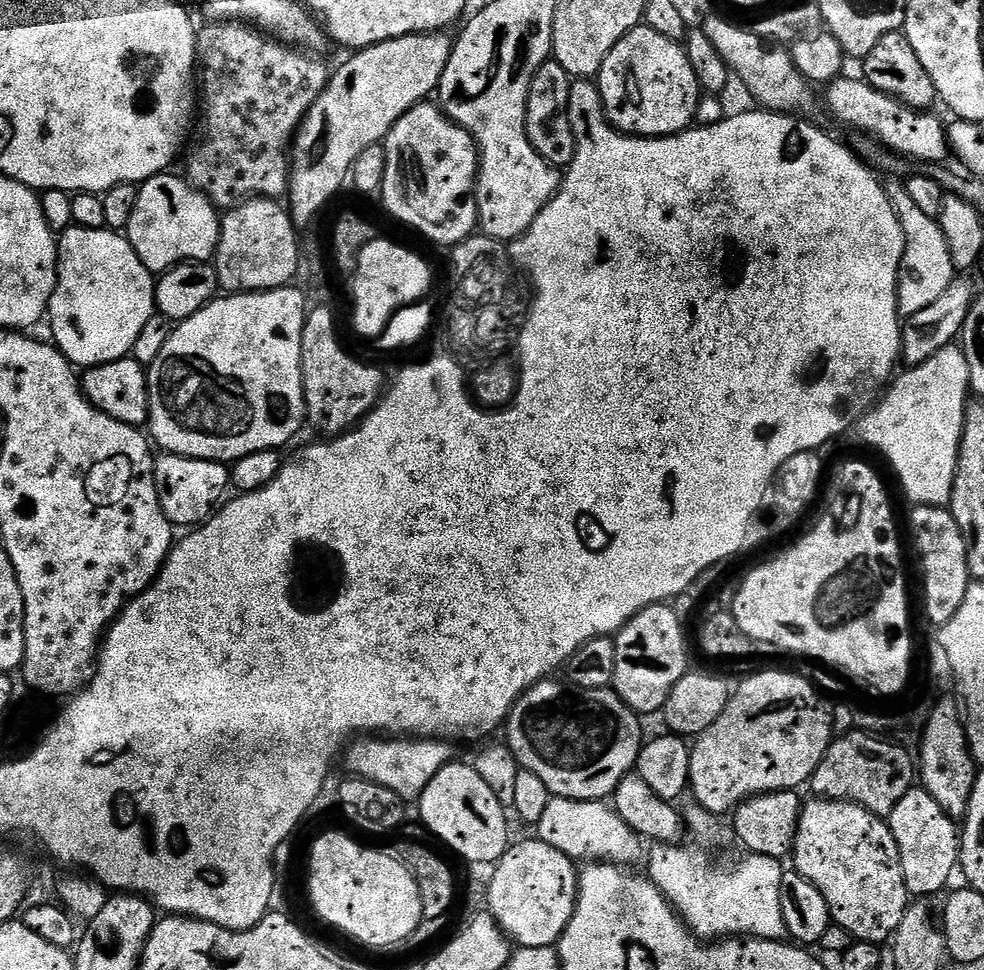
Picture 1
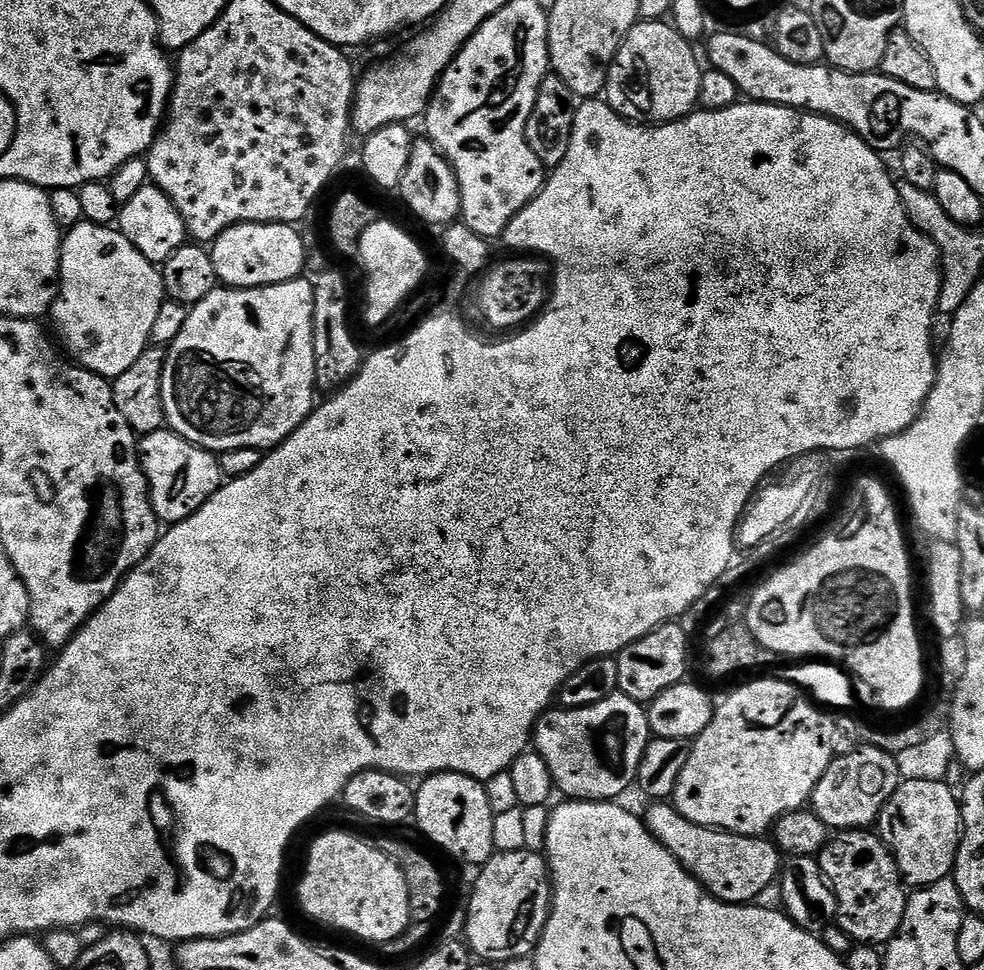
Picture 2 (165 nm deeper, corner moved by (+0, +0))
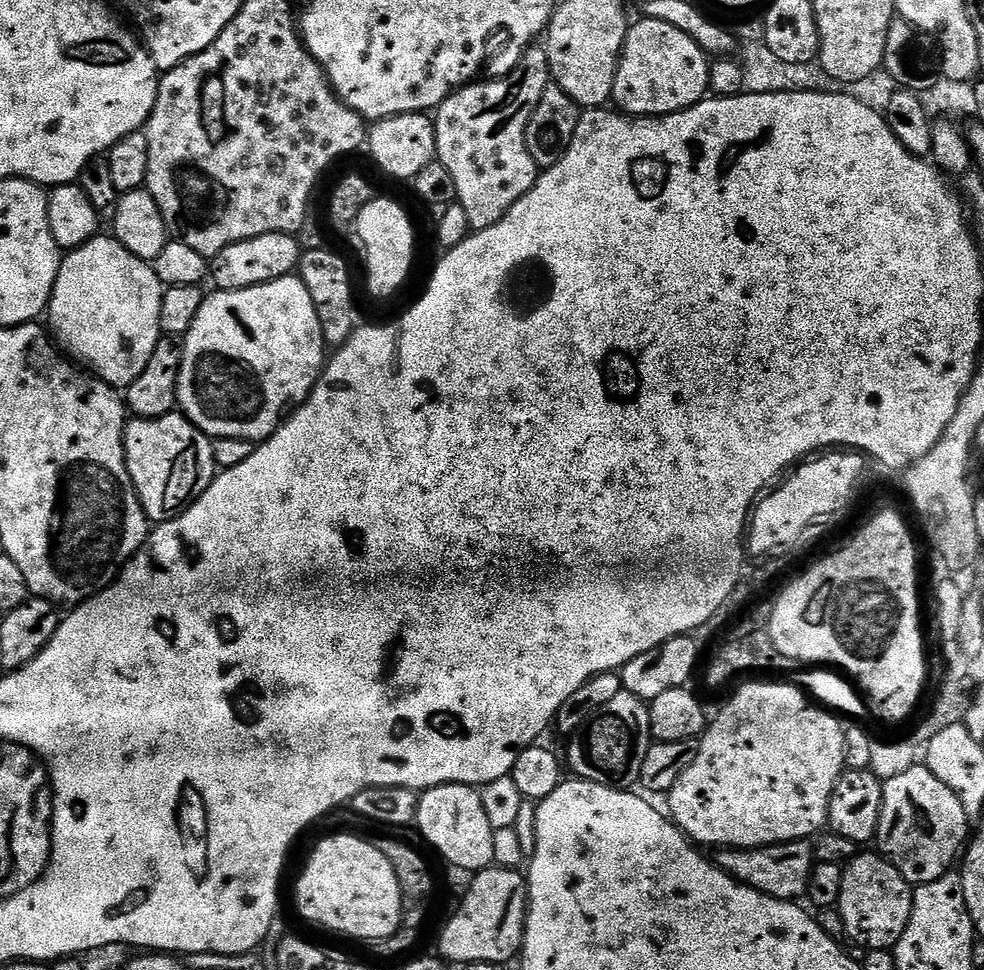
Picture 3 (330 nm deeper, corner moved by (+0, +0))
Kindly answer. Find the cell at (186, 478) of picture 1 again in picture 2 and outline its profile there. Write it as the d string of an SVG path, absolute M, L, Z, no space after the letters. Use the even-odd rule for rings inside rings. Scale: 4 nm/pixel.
M167 427L159 428L156 432L147 433L139 441L138 447L152 508L156 511L156 519L165 525L190 519L220 489L222 473L217 453L199 448L177 432Z

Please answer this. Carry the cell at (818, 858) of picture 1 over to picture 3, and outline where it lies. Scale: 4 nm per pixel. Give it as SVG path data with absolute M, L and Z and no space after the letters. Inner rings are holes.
M864 850L843 865L844 877L842 878L842 894L838 911L842 922L848 931L849 941L868 952L886 952L895 949L900 936L906 930L912 913L913 885L902 878L902 874L891 862L872 850Z

